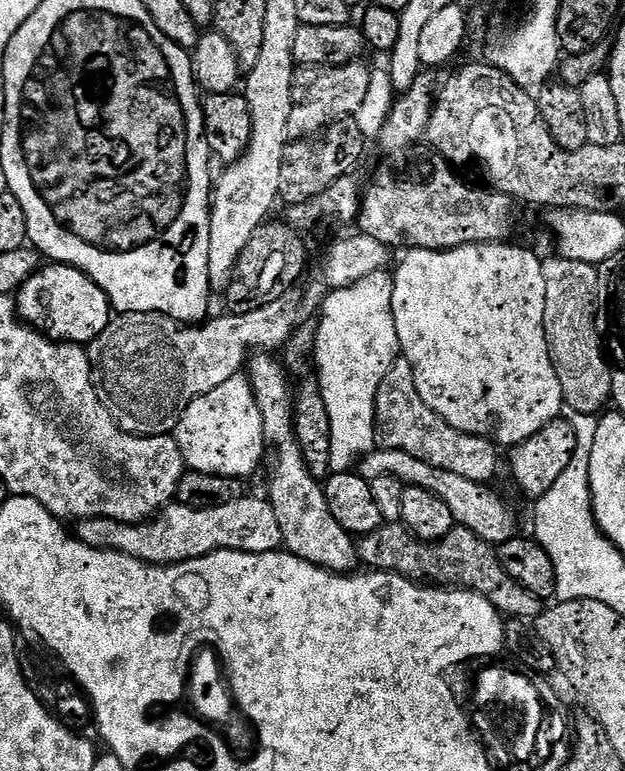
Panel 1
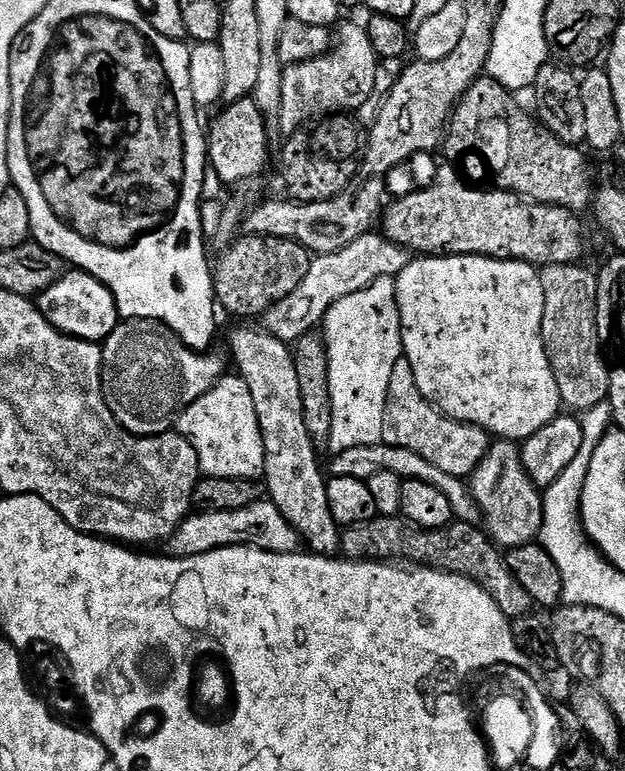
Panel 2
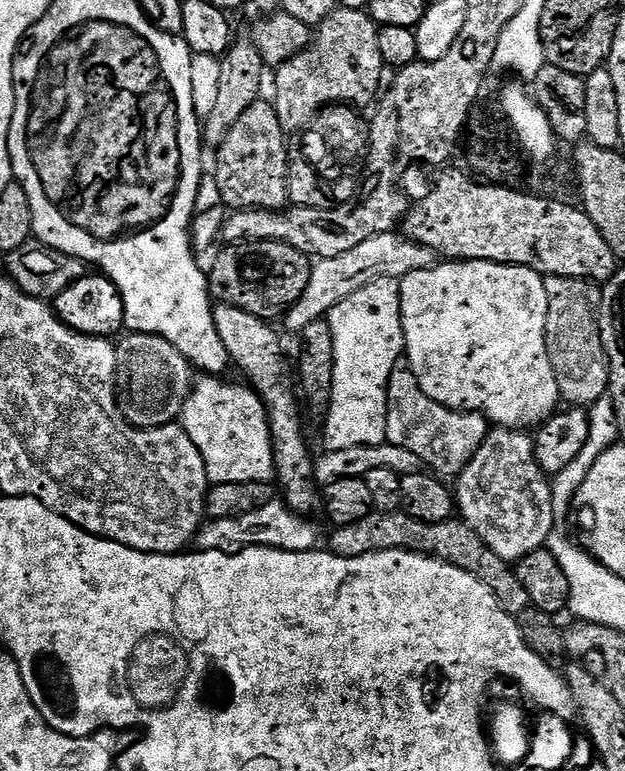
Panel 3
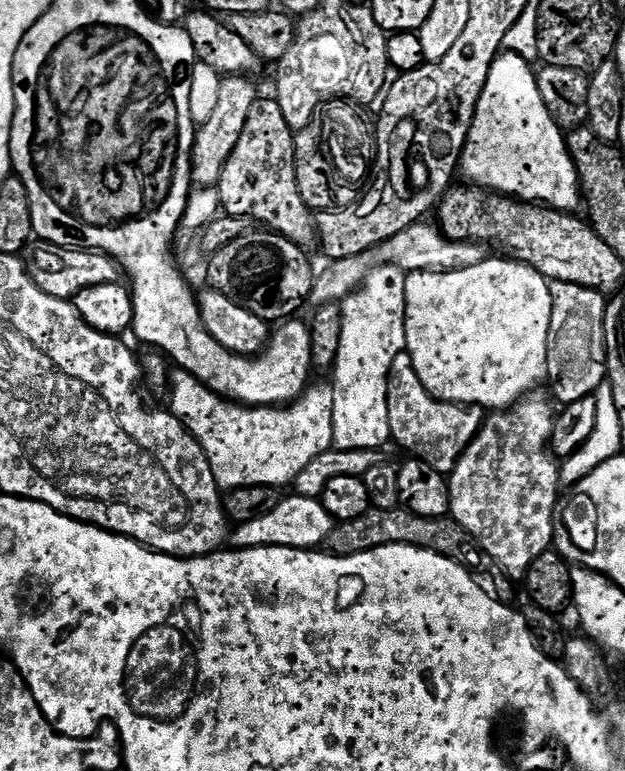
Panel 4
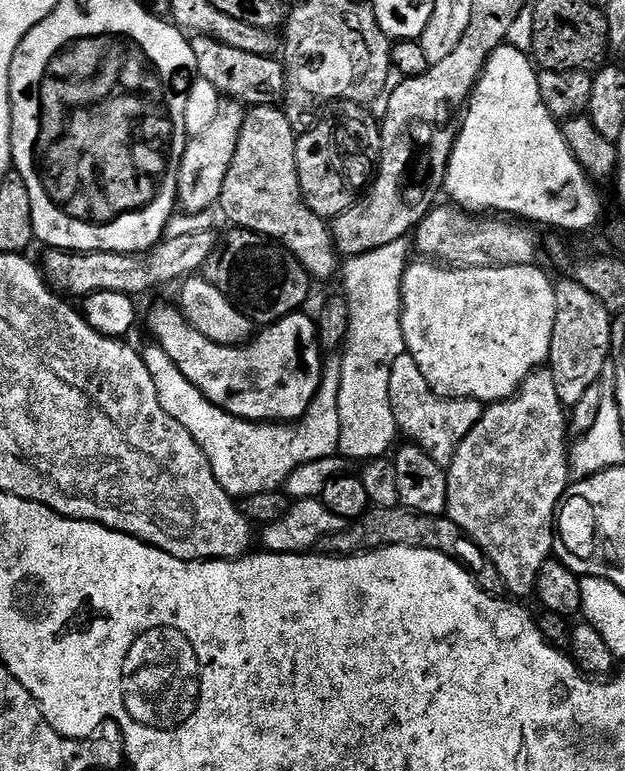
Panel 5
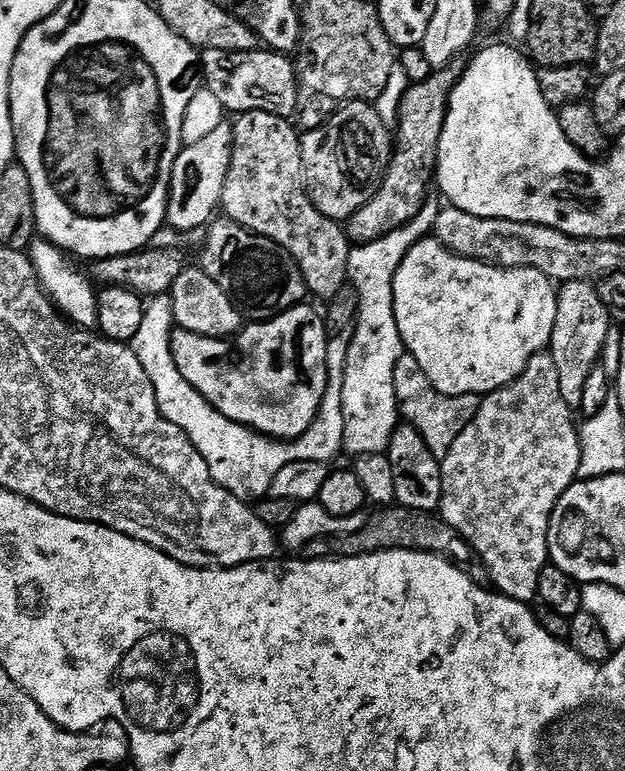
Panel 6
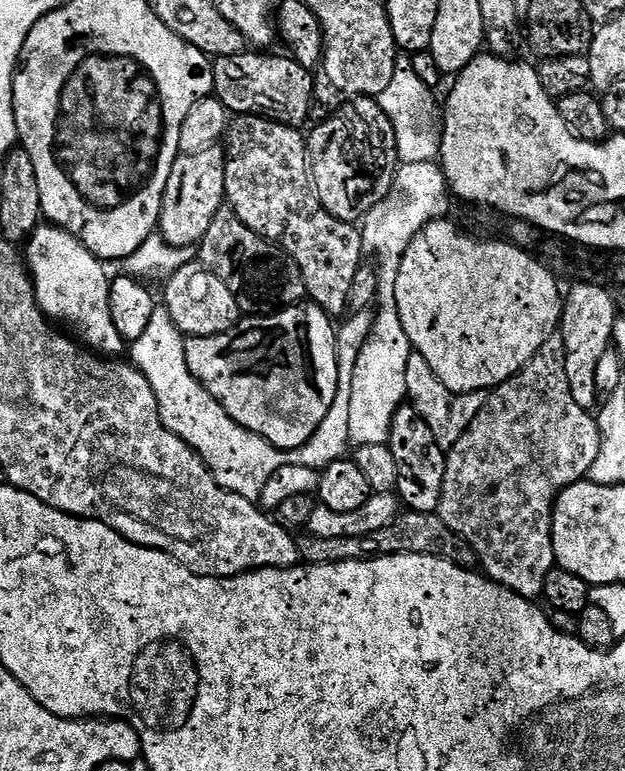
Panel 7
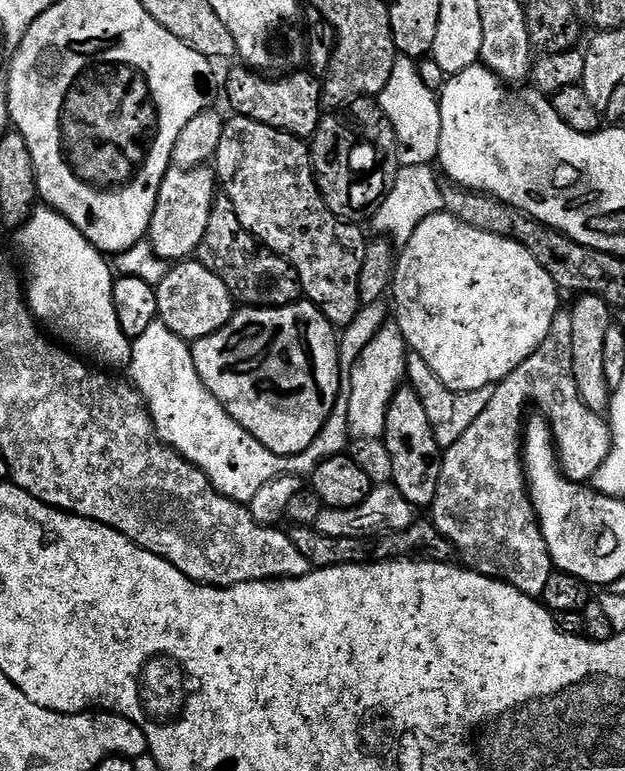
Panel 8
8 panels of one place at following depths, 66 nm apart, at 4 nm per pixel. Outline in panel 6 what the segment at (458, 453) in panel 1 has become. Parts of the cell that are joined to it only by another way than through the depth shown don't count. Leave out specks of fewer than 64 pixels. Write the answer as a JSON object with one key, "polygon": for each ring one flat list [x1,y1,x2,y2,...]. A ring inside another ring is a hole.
{"polygon":[[407,354,398,358,398,366,394,368,394,390,399,415,412,424,418,434,422,434,426,446,441,458,448,453,450,446,454,446,454,442,458,442,458,434,470,426,480,409,481,397,474,394,447,396,439,392,430,378,426,378,422,366,418,366,418,358]]}

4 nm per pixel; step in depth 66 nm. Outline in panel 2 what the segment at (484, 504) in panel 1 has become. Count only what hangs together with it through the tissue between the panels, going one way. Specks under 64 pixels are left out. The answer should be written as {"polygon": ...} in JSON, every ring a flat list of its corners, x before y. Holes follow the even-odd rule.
{"polygon":[[381,442,374,446,354,446,354,450,342,450,335,453,331,459,331,475,338,478,358,478,368,481,370,477,378,474,381,470,390,470,390,474,398,474,404,480,430,482,430,486,438,486,438,490,442,490,442,494,446,494,453,517,459,523,474,525,481,523,480,507,472,496,471,487,461,477,446,474,442,470,438,470,438,466,430,466,430,462,426,462,426,458,421,458,419,454,414,454,414,450,402,450,398,446,390,446]]}

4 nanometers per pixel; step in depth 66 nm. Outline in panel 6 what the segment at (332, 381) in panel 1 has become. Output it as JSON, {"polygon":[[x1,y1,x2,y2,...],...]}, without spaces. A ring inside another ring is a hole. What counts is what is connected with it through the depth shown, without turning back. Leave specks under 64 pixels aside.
{"polygon":[[420,223,404,224,376,241,355,245,348,259,350,284,360,295,360,309,351,329,352,341,342,382,342,418,346,418,344,452,352,458,387,453,398,423,394,368,406,349,394,312,394,278,409,250,427,235,425,226]]}

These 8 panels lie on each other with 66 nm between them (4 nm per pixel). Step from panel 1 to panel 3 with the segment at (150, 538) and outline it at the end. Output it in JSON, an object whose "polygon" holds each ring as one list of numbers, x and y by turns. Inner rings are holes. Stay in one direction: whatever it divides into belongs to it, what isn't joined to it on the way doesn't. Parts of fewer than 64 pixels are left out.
{"polygon":[[283,499,271,500,250,514,221,520,209,519,196,533,195,547,201,552,238,552,241,548,277,548,283,552,311,552,317,547,316,528,311,519,293,512]]}

